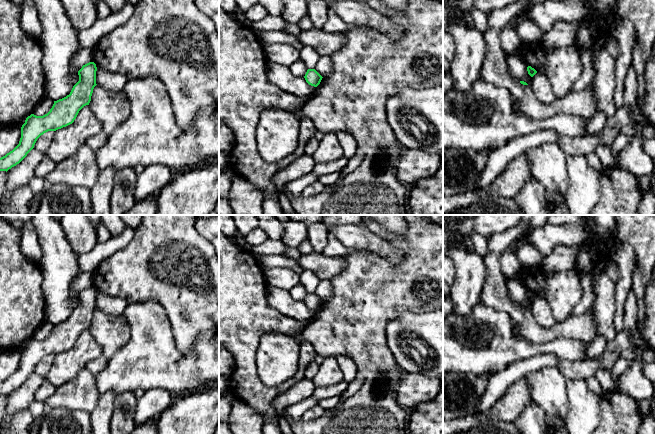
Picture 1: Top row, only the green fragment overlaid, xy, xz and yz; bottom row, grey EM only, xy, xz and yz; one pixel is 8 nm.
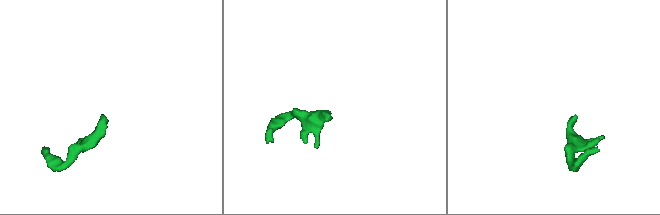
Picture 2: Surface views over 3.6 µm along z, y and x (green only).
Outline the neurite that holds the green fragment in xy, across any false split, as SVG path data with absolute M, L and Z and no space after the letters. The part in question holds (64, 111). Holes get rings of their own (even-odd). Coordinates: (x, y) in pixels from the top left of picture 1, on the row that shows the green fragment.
M89 62L78 71L79 81L66 97L54 101L50 111L43 116L31 114L21 127L19 144L0 158L0 171L8 171L19 164L34 148L37 139L48 131L56 131L74 122L79 111L89 105L96 84L97 67Z

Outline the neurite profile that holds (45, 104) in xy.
M44 96L36 105L33 114L36 116L43 116L47 114L52 108L54 101L49 97Z

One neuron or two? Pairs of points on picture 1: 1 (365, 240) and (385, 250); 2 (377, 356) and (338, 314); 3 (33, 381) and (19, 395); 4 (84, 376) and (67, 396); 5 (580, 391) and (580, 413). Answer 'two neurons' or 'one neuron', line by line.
1: one neuron
2: one neuron
3: one neuron
4: one neuron
5: one neuron

